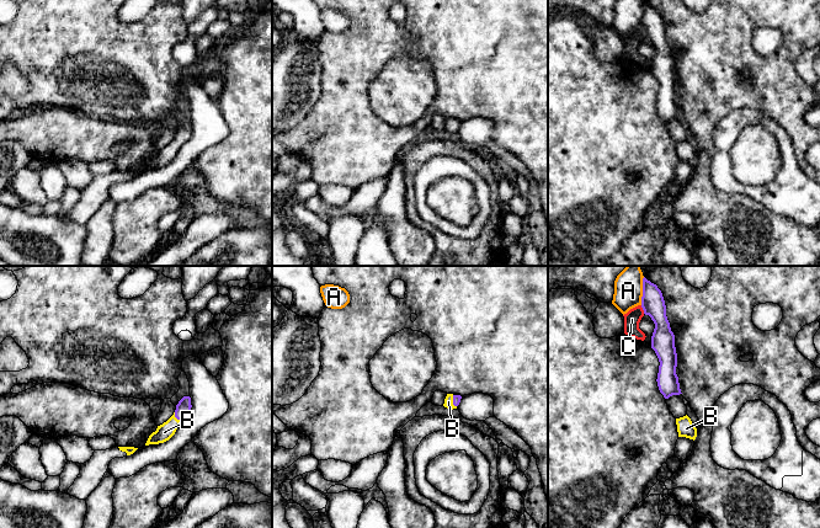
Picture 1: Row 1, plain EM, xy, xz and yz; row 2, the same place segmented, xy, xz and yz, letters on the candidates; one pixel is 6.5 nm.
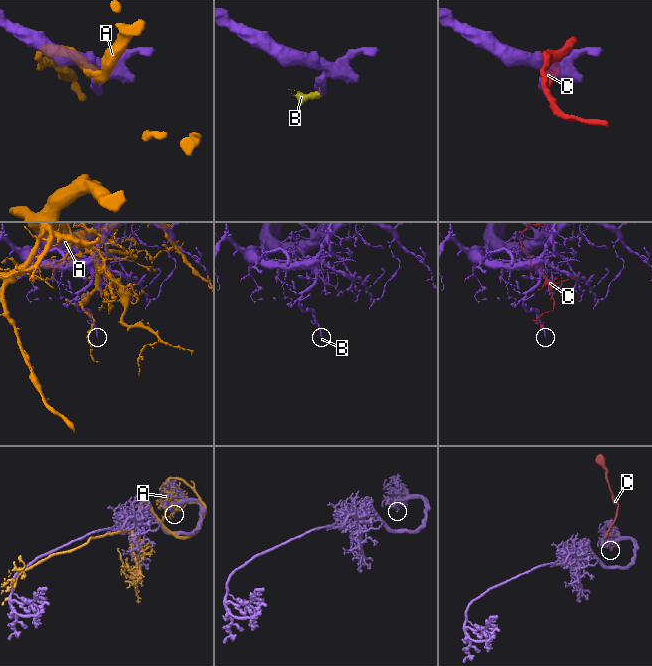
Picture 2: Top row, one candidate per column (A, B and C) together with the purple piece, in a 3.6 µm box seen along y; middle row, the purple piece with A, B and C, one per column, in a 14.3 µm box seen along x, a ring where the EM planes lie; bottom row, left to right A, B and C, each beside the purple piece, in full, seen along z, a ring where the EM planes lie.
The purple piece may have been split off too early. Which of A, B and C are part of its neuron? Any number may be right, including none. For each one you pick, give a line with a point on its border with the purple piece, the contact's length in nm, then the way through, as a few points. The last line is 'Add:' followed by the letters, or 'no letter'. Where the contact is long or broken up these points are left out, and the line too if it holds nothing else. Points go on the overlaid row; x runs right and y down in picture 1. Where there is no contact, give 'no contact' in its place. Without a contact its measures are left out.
B: xy (176, 417) | 80 nm | across xy (182, 409), (176, 417), (164, 432)
Add: B

